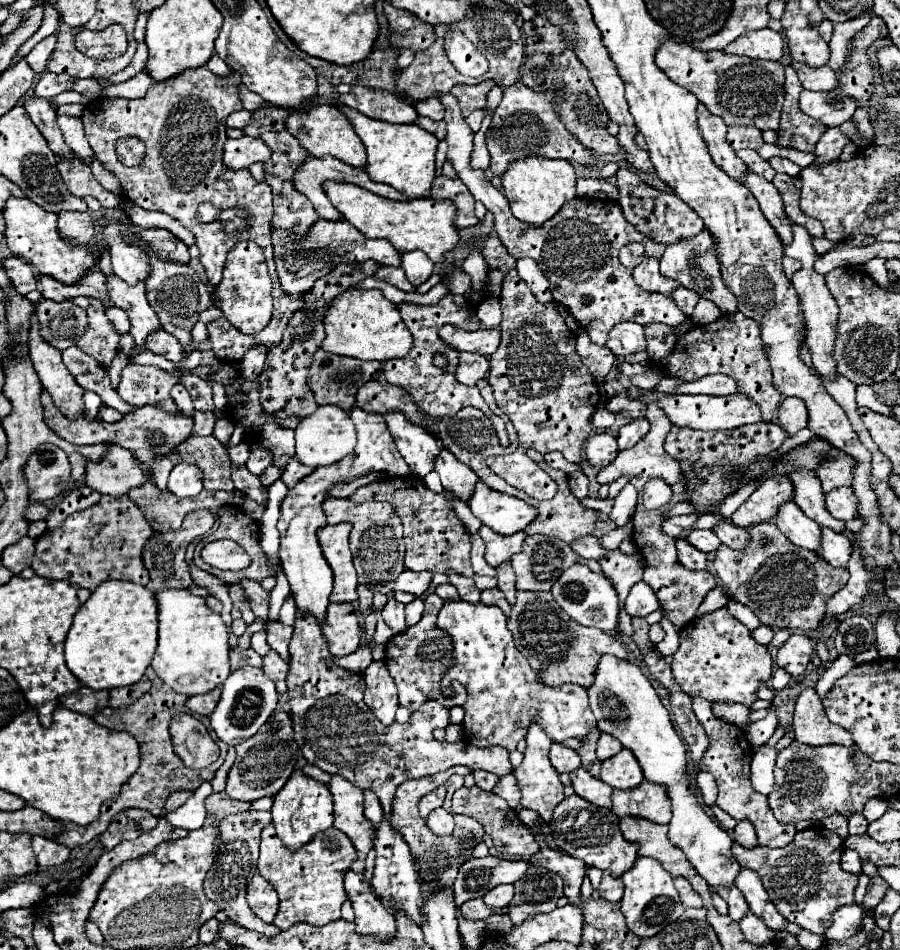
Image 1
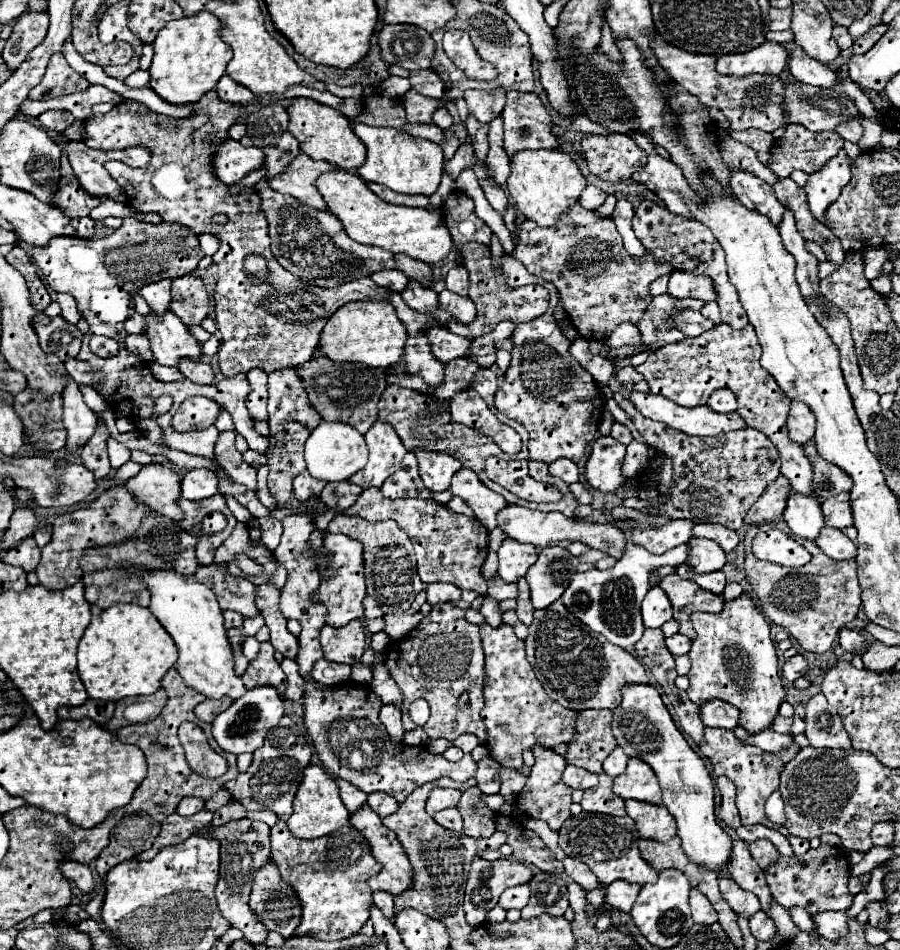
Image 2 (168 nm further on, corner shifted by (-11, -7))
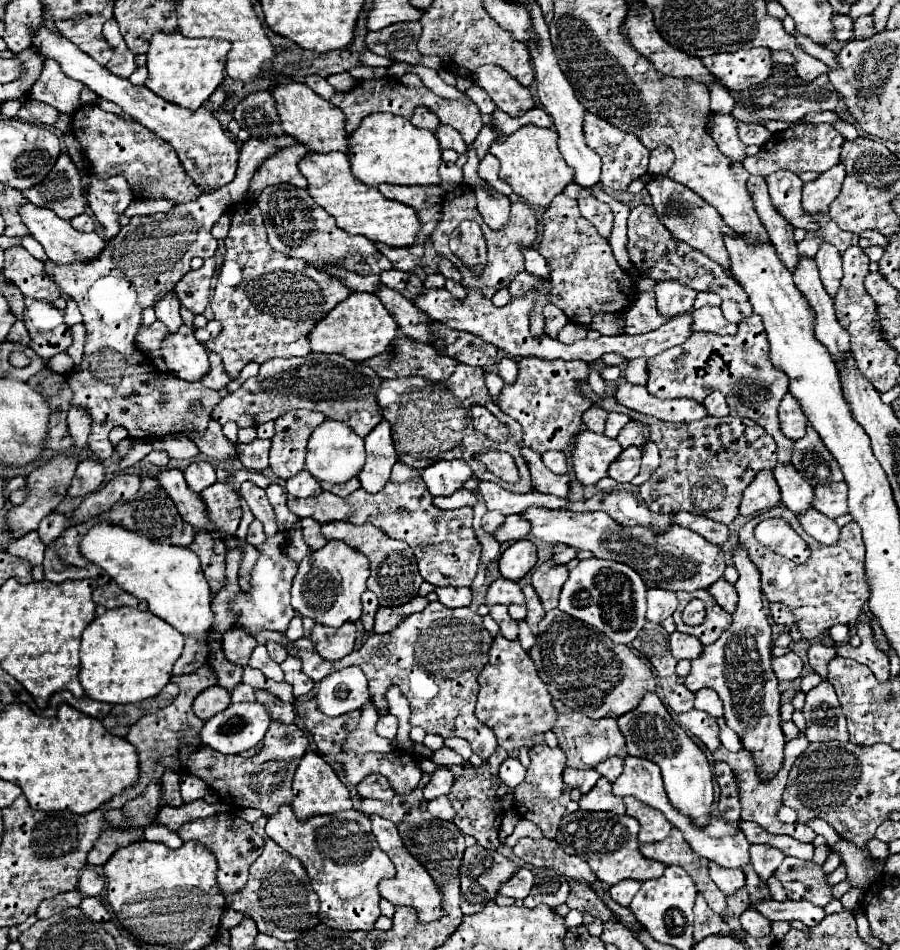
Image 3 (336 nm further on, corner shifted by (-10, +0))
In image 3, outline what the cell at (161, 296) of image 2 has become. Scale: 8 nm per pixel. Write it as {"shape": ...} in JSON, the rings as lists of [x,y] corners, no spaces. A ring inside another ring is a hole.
{"shape":[[[174,291],[166,293],[164,297],[158,297],[156,303],[154,303],[154,311],[156,311],[156,317],[158,321],[162,321],[172,333],[178,331],[178,327],[182,325],[182,319],[180,319],[180,303],[178,303],[178,297]]]}

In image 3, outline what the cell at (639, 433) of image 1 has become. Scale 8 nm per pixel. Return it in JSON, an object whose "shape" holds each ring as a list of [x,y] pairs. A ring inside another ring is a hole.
{"shape":[[[628,447],[624,449],[616,461],[612,461],[610,469],[608,469],[608,475],[612,479],[616,479],[618,483],[630,483],[636,475],[638,475],[638,469],[640,469],[640,449],[638,447]]]}

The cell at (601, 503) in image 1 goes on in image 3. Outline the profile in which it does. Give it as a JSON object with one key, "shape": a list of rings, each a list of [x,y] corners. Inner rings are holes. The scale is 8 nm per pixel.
{"shape":[[[478,481],[478,489],[486,501],[488,511],[500,511],[502,515],[512,515],[512,513],[522,513],[522,509],[528,507],[560,507],[564,509],[568,505],[568,499],[560,499],[554,495],[544,495],[544,493],[526,493],[526,495],[516,495],[506,489],[502,489],[498,483],[492,481]]]}

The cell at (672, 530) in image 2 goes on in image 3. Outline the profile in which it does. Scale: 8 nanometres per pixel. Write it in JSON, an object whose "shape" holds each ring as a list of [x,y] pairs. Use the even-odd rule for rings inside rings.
{"shape":[[[618,489],[612,493],[596,493],[594,497],[578,503],[570,503],[570,511],[604,511],[614,521],[626,527],[642,525],[650,527],[656,535],[666,533],[672,527],[672,515],[662,515],[646,509],[638,497],[634,497],[626,489]]]}

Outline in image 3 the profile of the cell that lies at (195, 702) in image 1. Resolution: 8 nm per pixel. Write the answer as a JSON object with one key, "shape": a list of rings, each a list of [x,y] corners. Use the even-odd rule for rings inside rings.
{"shape":[[[214,685],[210,689],[204,689],[196,699],[194,699],[194,713],[196,717],[200,717],[202,721],[208,721],[210,717],[214,717],[216,713],[224,711],[230,705],[230,693],[220,687]]]}

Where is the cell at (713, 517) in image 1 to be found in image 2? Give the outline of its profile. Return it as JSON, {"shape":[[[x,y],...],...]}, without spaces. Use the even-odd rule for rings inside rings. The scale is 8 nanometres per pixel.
{"shape":[[[627,544],[625,558],[615,562],[611,568],[599,572],[599,570],[589,570],[575,574],[571,584],[567,586],[565,594],[561,596],[561,602],[565,608],[575,614],[583,624],[587,624],[593,632],[603,634],[611,644],[617,644],[621,648],[631,648],[643,634],[643,620],[641,620],[641,600],[649,592],[649,570],[659,568],[669,564],[683,564],[687,560],[687,544],[677,546],[661,556],[649,554],[645,548],[639,548],[635,544]]]}

